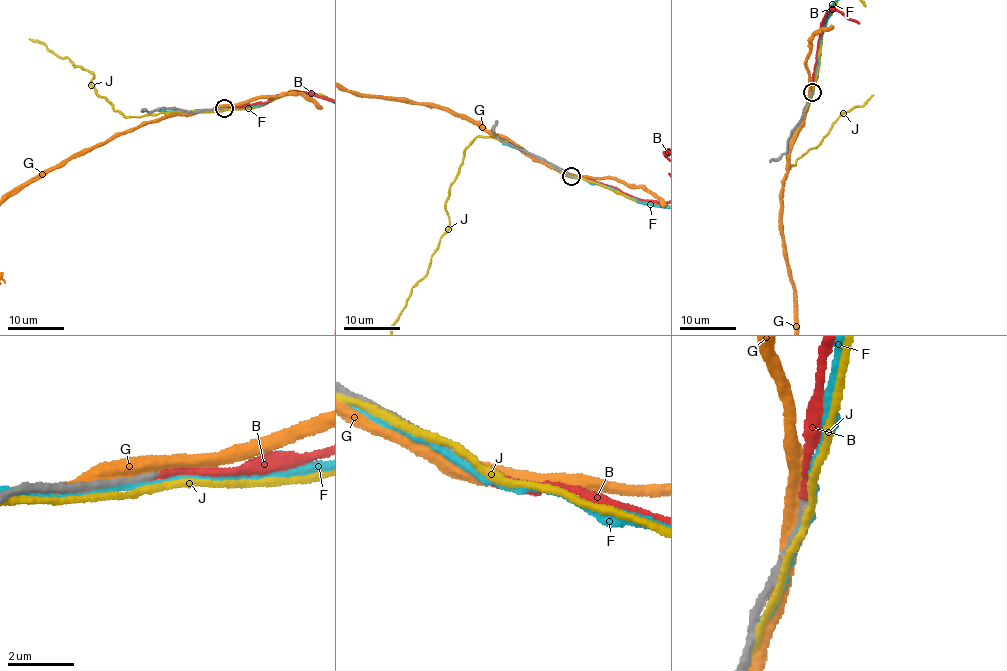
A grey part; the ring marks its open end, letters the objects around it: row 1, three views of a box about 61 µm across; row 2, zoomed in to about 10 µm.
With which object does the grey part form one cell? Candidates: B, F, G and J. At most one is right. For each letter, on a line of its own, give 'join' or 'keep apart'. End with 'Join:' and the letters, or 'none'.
B: join
F: keep apart
G: keep apart
J: keep apart
Join: B

